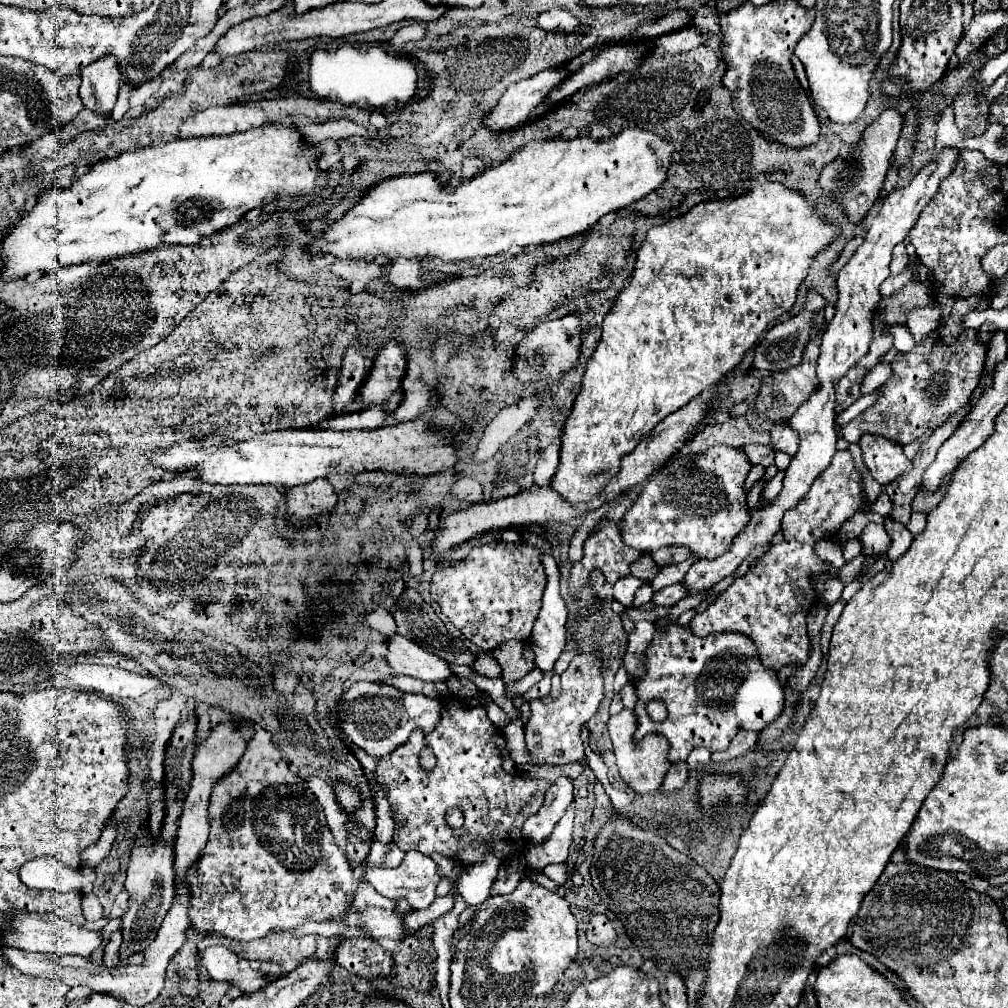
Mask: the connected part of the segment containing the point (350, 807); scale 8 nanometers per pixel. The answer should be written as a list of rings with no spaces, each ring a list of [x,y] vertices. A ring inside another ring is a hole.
[[[336,784],[336,786],[334,786],[334,794],[336,794],[338,804],[340,804],[346,812],[354,812],[354,810],[358,810],[358,808],[362,806],[360,794],[358,794],[354,788],[346,786],[346,784]]]

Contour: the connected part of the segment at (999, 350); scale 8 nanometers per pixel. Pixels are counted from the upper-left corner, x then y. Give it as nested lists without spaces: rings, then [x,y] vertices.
[[[996,330],[996,334],[990,338],[990,344],[988,344],[988,356],[986,356],[986,376],[982,378],[982,382],[978,384],[978,388],[972,392],[972,406],[970,406],[970,410],[978,404],[978,400],[982,398],[982,394],[986,392],[986,388],[990,388],[992,386],[992,382],[994,382],[994,372],[996,372],[996,366],[1002,362],[1006,358],[1006,334],[1004,332],[1000,332],[1000,330]]]

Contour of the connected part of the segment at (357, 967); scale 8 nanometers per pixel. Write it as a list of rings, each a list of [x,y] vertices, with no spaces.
[[[362,936],[346,938],[346,942],[338,946],[336,964],[366,980],[392,978],[396,974],[392,954],[386,952],[376,940]]]

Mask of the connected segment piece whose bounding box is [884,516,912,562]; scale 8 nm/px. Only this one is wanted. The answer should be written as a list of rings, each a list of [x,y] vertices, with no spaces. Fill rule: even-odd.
[[[886,516],[886,520],[884,520],[884,528],[886,528],[886,532],[888,532],[890,538],[892,538],[890,554],[886,554],[886,556],[894,562],[894,560],[896,560],[898,556],[902,556],[902,554],[908,550],[908,546],[912,544],[912,534],[908,532],[908,528],[906,528],[904,524],[892,520],[890,516]]]

